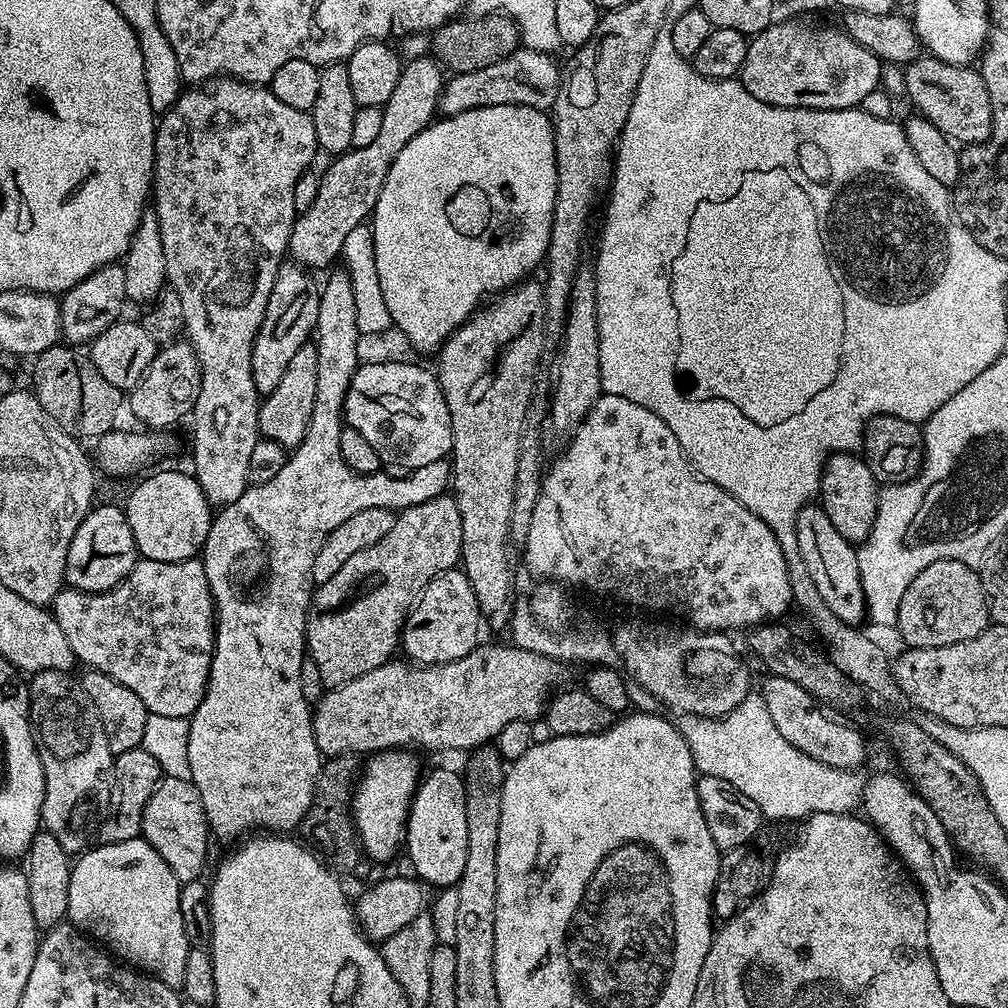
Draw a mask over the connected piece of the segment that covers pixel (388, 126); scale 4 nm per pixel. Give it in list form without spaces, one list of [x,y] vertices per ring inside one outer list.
[[[431,55],[420,56],[403,65],[400,69],[398,86],[394,86],[394,94],[384,105],[382,126],[374,142],[370,146],[352,148],[337,155],[328,169],[323,169],[318,194],[314,198],[310,210],[297,215],[290,242],[288,256],[295,263],[309,269],[327,269],[341,259],[346,237],[354,226],[365,223],[376,209],[378,198],[382,194],[382,186],[386,182],[386,174],[390,174],[390,166],[394,166],[394,158],[402,154],[402,146],[410,142],[429,124],[437,119],[440,98],[444,95],[446,72],[439,60]]]

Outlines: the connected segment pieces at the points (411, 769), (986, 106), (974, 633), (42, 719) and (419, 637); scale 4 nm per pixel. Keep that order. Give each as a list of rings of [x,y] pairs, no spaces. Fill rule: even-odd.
[[[389,750],[373,752],[363,761],[362,771],[354,785],[352,794],[352,820],[356,824],[356,835],[360,837],[363,855],[372,860],[392,860],[396,851],[401,851],[408,830],[408,811],[412,809],[412,798],[420,787],[422,771],[417,753],[412,750]]]
[[[921,54],[903,69],[904,88],[917,113],[928,119],[960,146],[984,146],[992,140],[990,90],[975,67],[947,64],[931,54]]]
[[[961,560],[930,562],[902,594],[902,606],[895,627],[908,648],[933,648],[950,646],[954,642],[966,642],[978,638],[990,623],[988,595],[975,567]]]
[[[54,670],[35,673],[30,680],[30,719],[44,771],[44,801],[40,819],[46,831],[58,838],[62,850],[80,854],[89,847],[88,839],[97,835],[104,813],[108,811],[114,757],[106,742],[106,730],[102,730],[102,718],[98,718],[98,710],[94,710],[94,702],[90,702],[90,694],[86,694],[83,686],[72,678],[69,673]]]
[[[459,567],[439,572],[424,588],[416,607],[408,613],[402,633],[402,652],[417,665],[448,664],[470,654],[481,643],[482,617],[478,598],[470,586],[468,576]]]

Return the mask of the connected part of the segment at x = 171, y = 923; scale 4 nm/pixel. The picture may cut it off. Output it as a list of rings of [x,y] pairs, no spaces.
[[[137,838],[113,844],[97,843],[77,860],[80,861],[72,864],[70,874],[70,906],[67,914],[70,923],[97,945],[107,949],[113,957],[153,976],[166,986],[182,989],[182,974],[186,974],[186,954],[190,945],[186,938],[186,926],[182,926],[182,910],[178,906],[181,883],[174,878],[174,870],[166,866],[162,854],[158,854],[150,842]]]

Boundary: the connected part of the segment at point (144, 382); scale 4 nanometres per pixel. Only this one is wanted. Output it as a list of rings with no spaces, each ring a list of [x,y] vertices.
[[[166,344],[157,351],[140,381],[127,393],[126,408],[127,411],[132,411],[133,418],[140,423],[137,425],[148,430],[168,430],[164,428],[178,423],[183,416],[185,419],[191,413],[194,402],[198,402],[198,390],[201,386],[200,363],[191,344]]]

